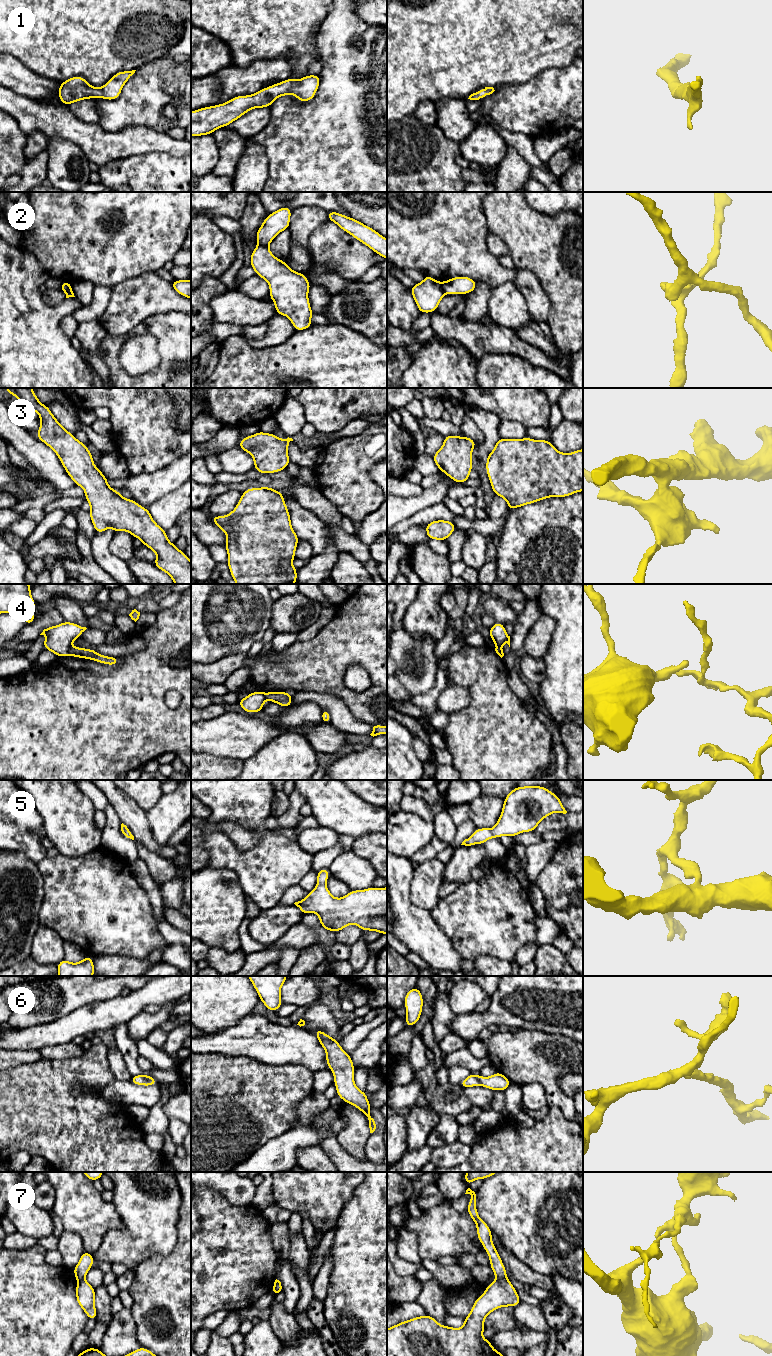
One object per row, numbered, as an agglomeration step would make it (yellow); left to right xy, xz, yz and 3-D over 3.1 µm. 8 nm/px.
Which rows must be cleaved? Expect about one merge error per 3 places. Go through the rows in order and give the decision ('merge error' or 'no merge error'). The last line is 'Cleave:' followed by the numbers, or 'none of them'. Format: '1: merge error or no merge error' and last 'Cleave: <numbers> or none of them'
1: no merge error
2: merge error
3: no merge error
4: merge error
5: no merge error
6: no merge error
7: merge error
Cleave: 2, 4, 7

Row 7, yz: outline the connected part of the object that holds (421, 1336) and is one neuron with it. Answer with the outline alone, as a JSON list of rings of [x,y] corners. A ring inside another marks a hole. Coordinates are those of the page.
[[[496,1279],[475,1300],[470,1314],[464,1317],[464,1326],[461,1328],[440,1325],[428,1314],[388,1328],[387,1356],[504,1356],[493,1348],[490,1340],[482,1337],[486,1330],[484,1320],[494,1310],[507,1306],[516,1307],[520,1302],[515,1287],[508,1279]]]

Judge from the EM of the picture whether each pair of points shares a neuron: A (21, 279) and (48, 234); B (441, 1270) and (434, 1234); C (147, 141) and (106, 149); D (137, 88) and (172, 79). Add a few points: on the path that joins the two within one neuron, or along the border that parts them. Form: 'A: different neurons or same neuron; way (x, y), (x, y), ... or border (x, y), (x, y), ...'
A: different neurons; border (21, 247), (29, 251), (49, 275)
B: different neurons; border (422, 1259), (433, 1259), (435, 1261)
C: same neuron; way (137, 141), (116, 145)
D: same neuron; way (146, 88), (163, 88)

